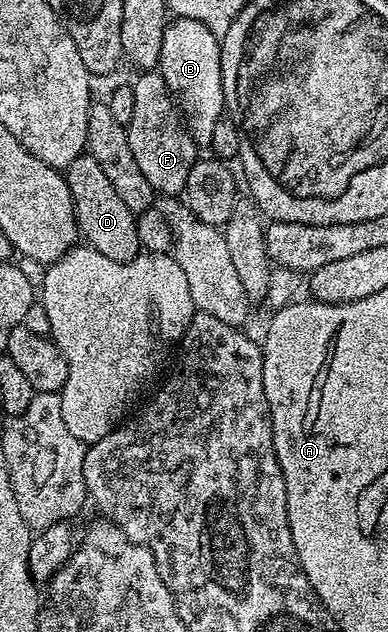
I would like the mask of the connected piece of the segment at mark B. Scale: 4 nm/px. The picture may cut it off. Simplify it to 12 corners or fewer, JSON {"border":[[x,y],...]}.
{"border":[[169,20],[158,71],[197,146],[226,106],[210,27]]}

